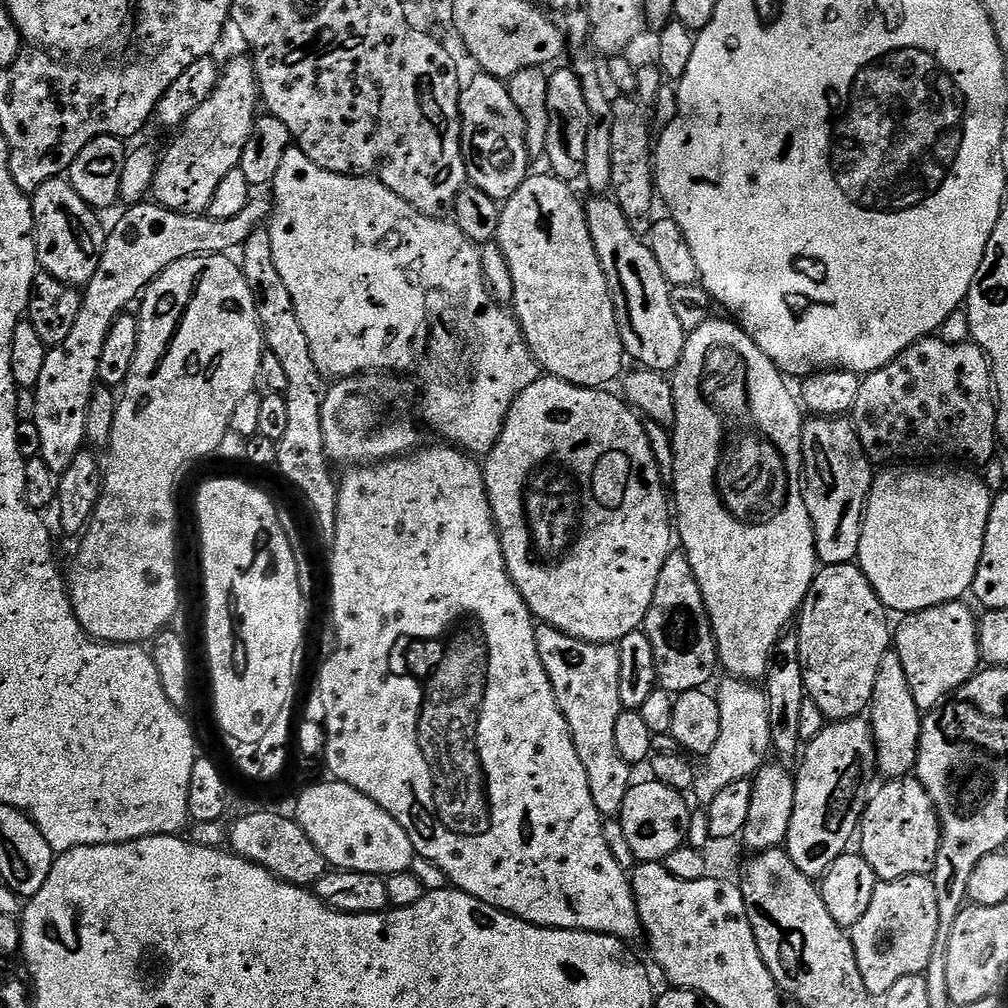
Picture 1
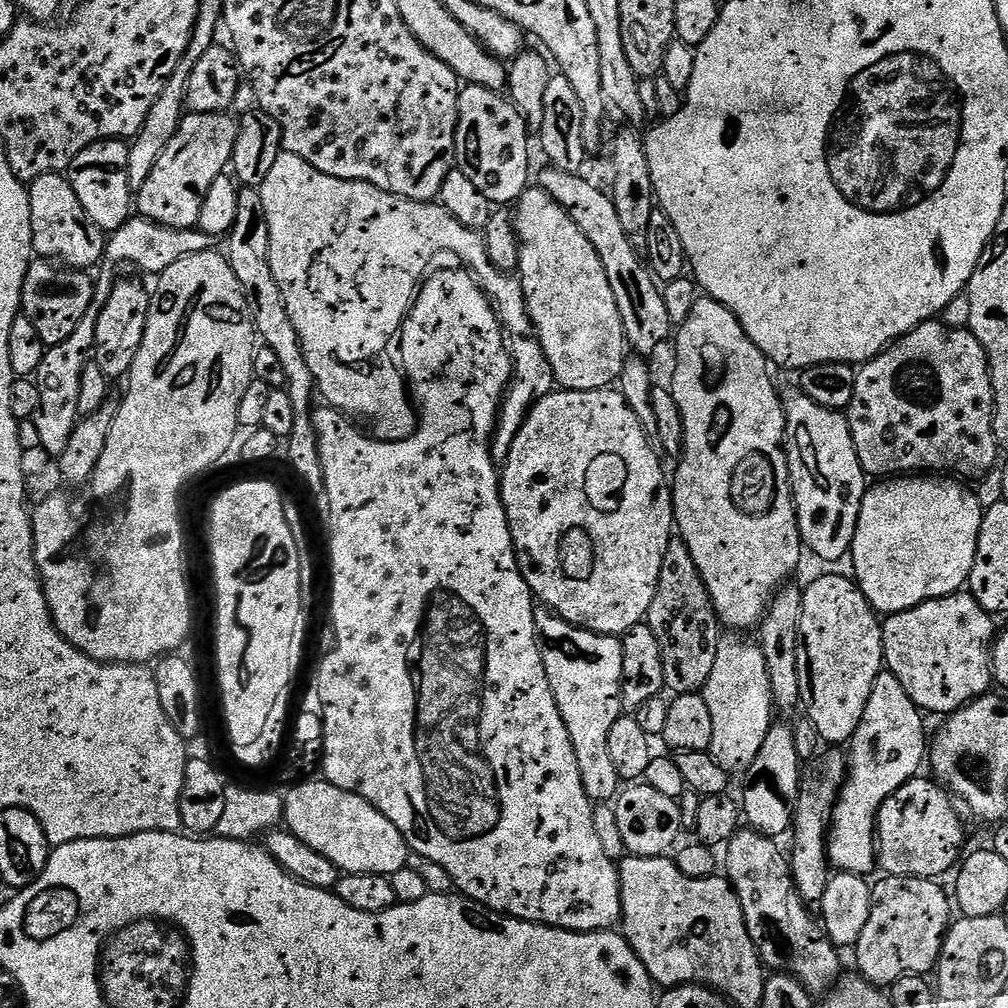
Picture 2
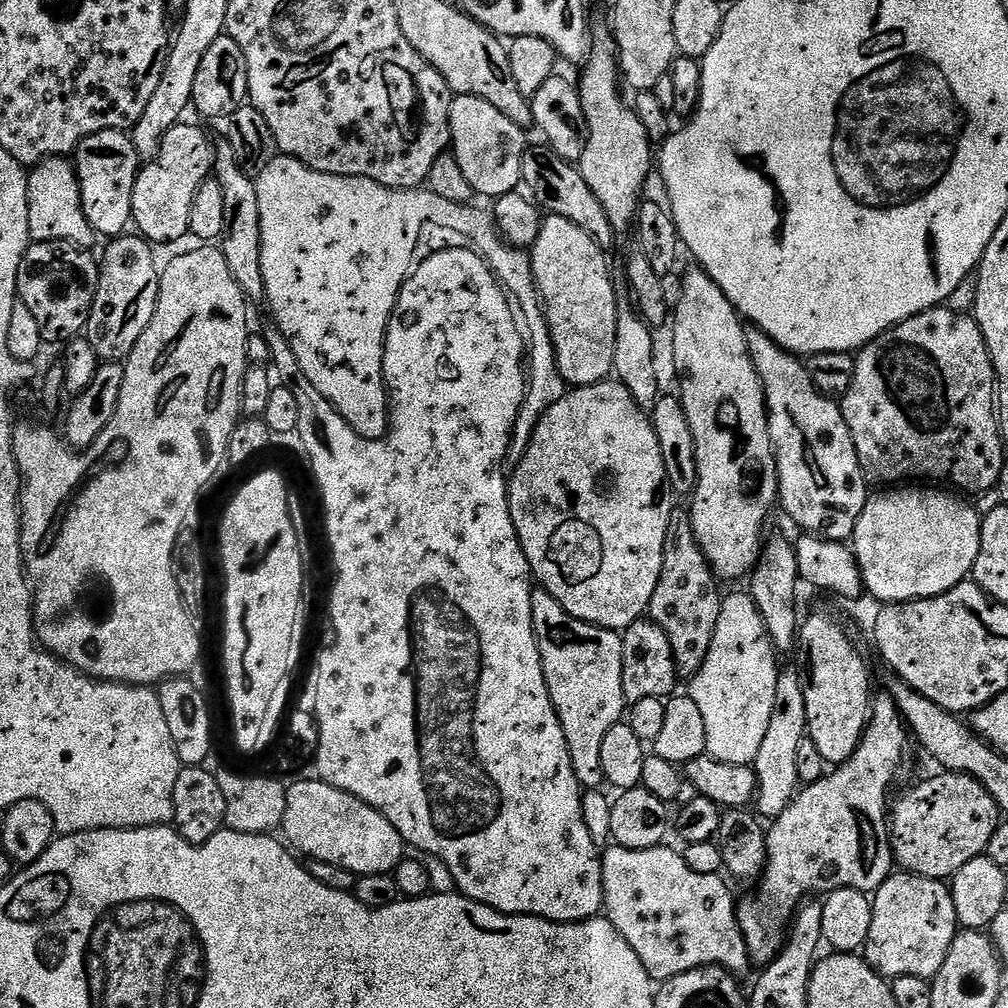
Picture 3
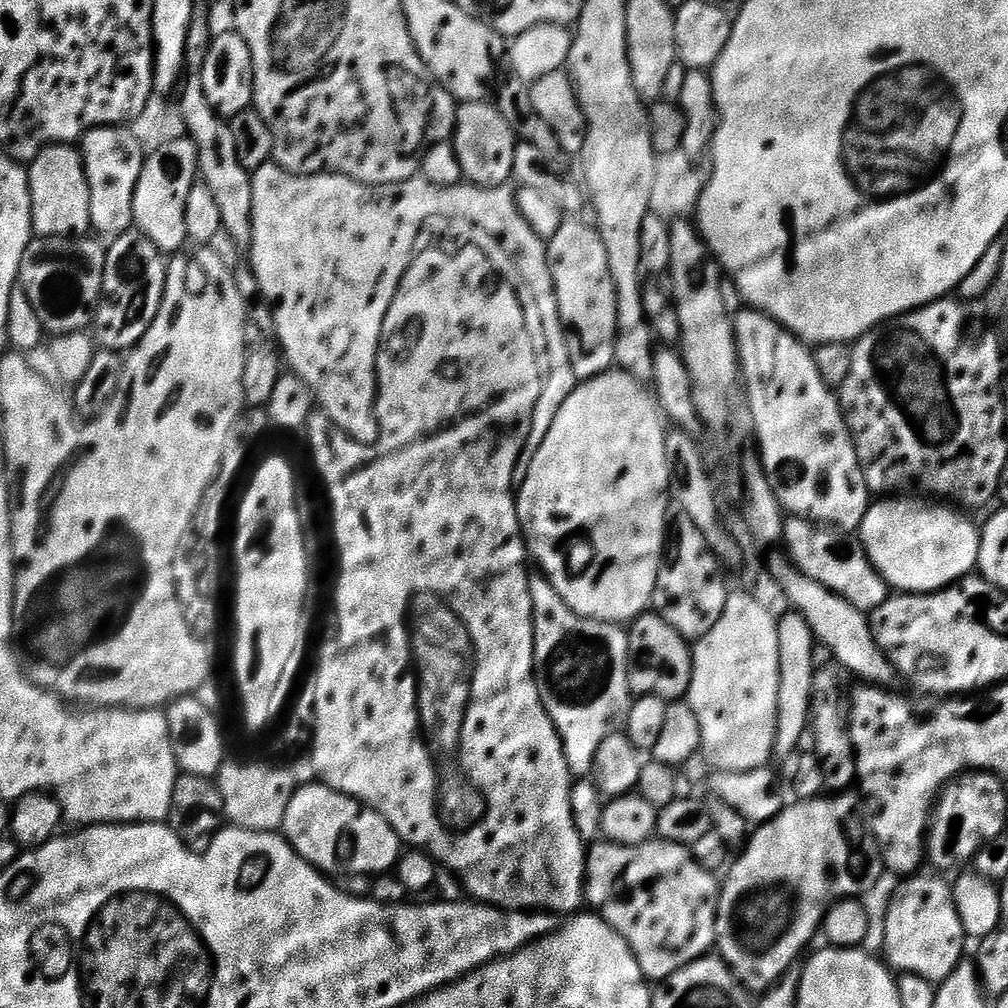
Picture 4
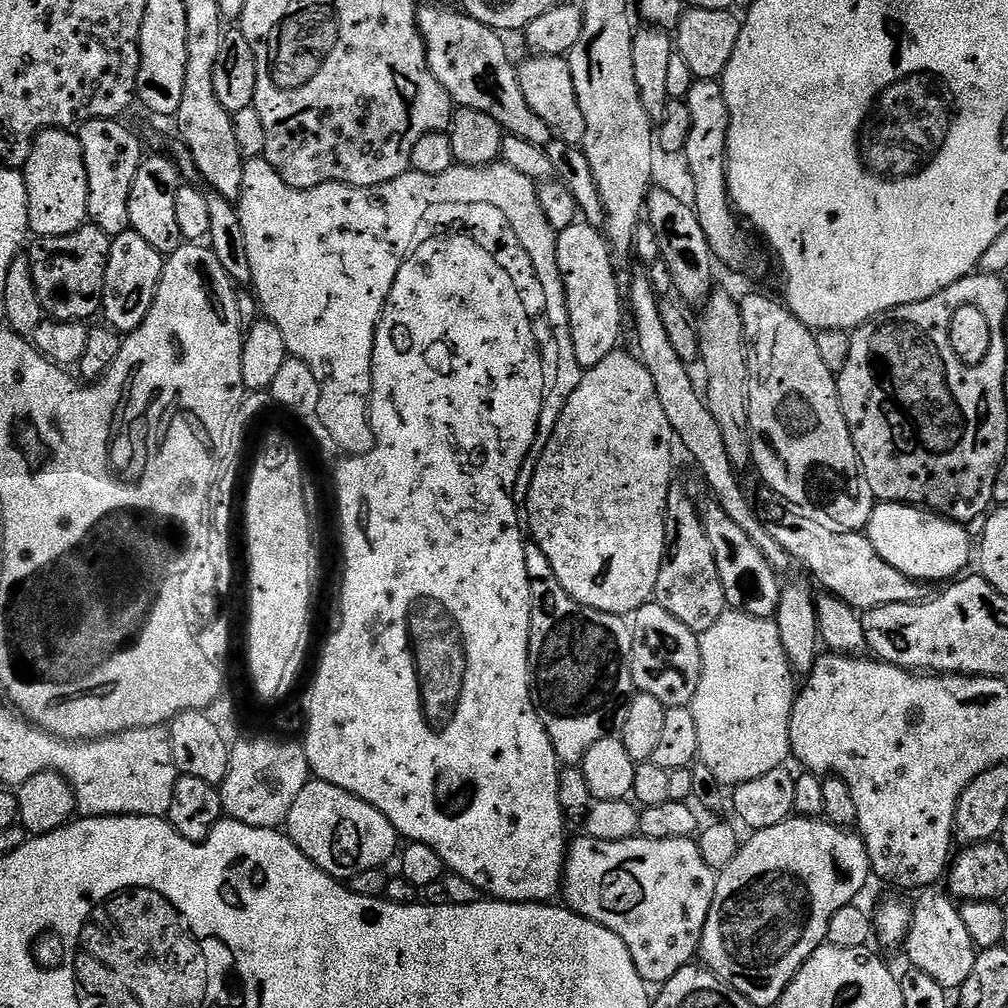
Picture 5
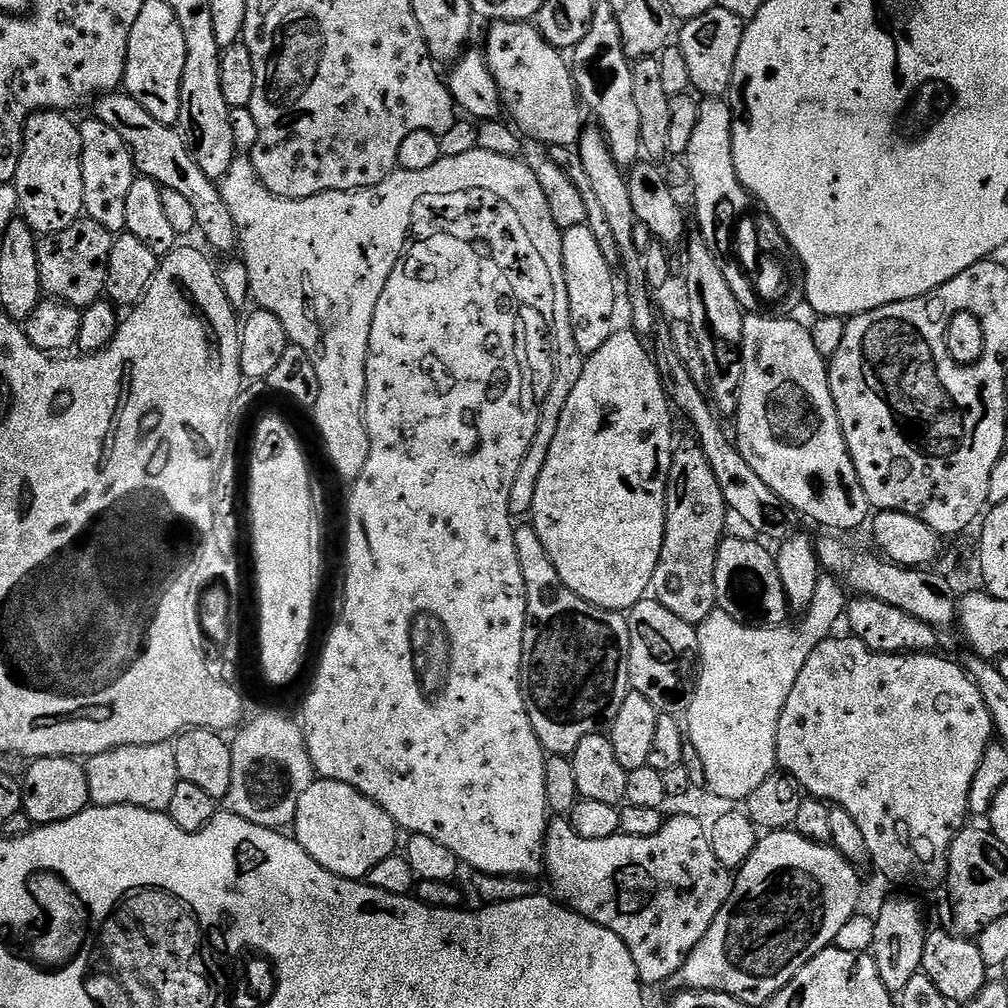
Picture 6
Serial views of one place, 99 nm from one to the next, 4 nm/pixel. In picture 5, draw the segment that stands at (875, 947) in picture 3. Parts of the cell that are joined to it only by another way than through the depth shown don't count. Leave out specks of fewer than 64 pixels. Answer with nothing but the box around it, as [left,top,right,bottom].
[903,890,976,990]

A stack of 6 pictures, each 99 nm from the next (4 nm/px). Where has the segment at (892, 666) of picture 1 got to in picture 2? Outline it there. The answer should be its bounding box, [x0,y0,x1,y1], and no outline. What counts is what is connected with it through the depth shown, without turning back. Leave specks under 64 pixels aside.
[828,670,930,877]

